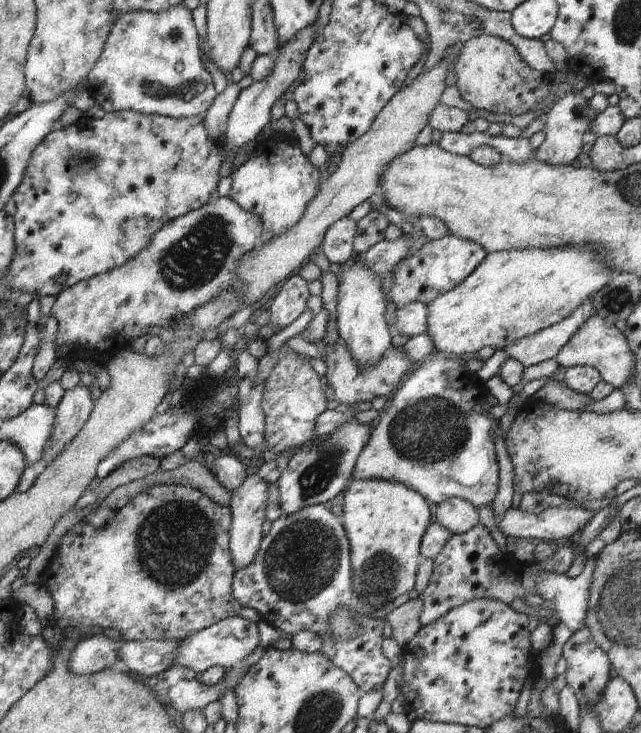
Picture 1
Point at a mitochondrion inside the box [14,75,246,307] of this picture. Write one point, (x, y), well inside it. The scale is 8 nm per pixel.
(197, 256)

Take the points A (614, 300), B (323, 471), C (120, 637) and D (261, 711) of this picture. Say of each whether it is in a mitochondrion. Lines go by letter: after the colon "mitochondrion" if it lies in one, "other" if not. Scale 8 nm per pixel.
A: mitochondrion
B: mitochondrion
C: other
D: other

